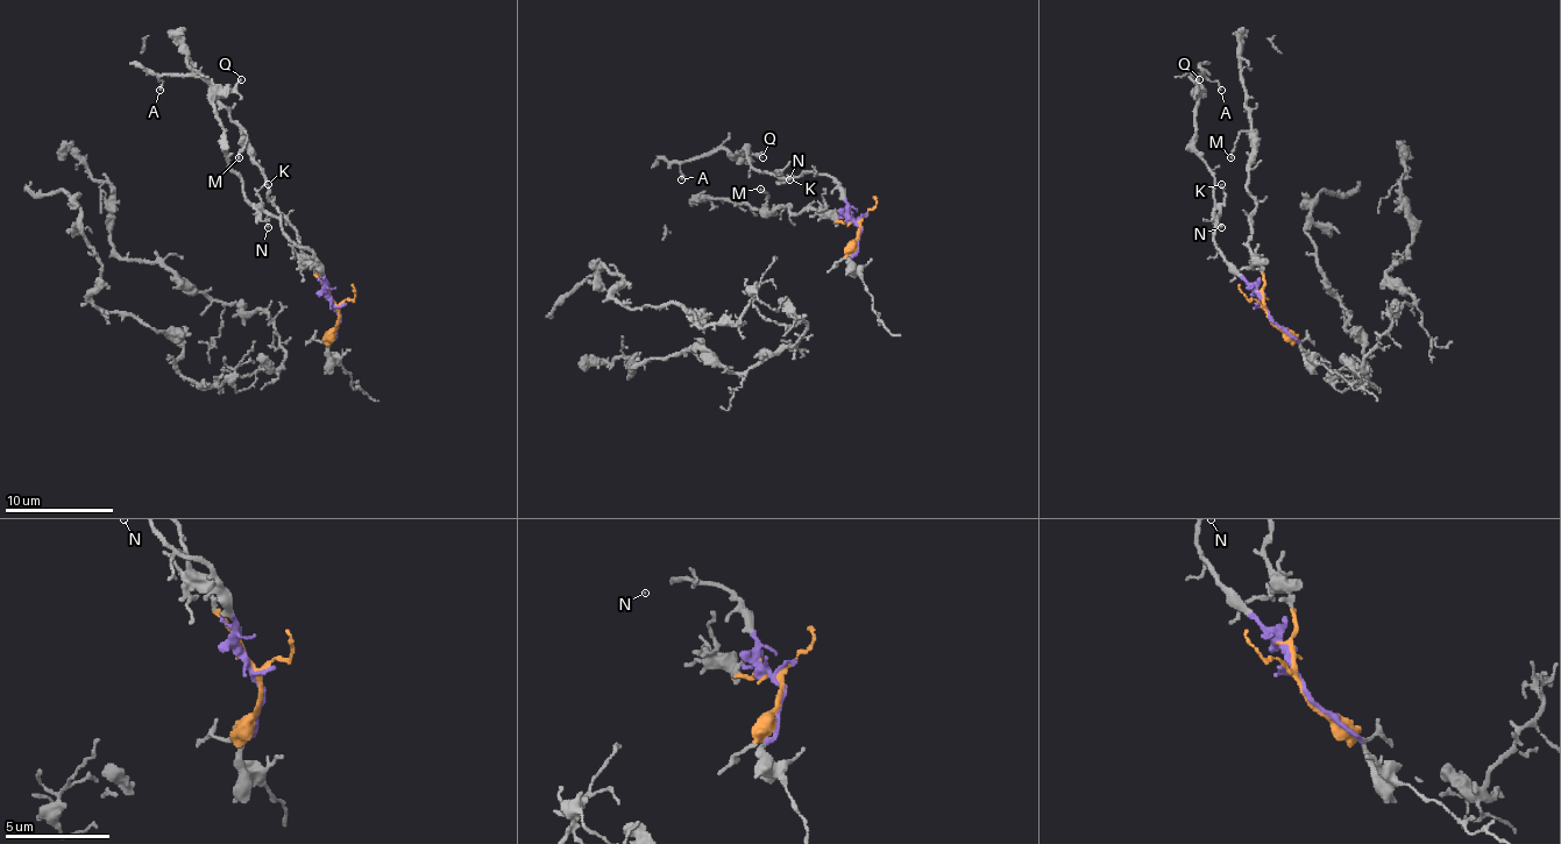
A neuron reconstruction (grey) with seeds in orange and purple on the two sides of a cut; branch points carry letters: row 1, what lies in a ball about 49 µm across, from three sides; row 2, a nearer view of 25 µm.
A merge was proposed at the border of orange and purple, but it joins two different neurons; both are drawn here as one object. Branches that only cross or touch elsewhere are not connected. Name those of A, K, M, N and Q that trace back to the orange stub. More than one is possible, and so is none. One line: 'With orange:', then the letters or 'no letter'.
With orange: M

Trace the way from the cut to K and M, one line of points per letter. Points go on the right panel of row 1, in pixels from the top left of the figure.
K: (1268, 312), (1262, 296), (1215, 247), (1213, 222), (1224, 206), (1221, 185)
M: (1268, 312), (1262, 263), (1248, 247), (1256, 204), (1248, 190), (1251, 139), (1243, 130), (1229, 157)

